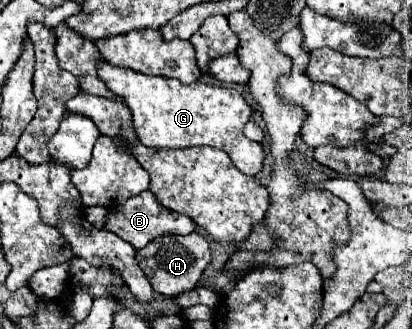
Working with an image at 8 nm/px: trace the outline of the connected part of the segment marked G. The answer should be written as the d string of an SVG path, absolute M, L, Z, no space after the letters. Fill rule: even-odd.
M100 59L98 63L98 77L112 93L120 95L128 105L136 137L142 145L154 149L210 145L226 151L234 167L240 169L244 175L256 175L262 169L262 145L246 139L242 133L244 125L252 115L252 109L238 91L226 87L212 87L200 81L184 85L178 79L152 77L130 69L114 67L104 59Z

